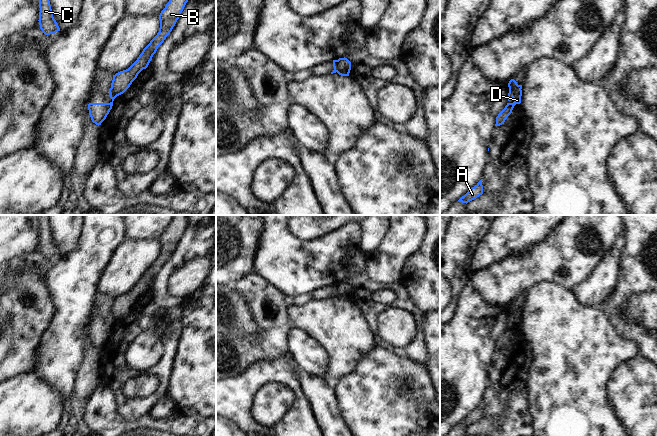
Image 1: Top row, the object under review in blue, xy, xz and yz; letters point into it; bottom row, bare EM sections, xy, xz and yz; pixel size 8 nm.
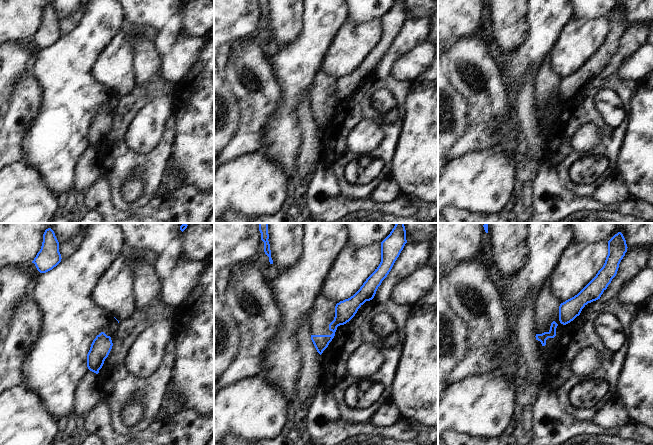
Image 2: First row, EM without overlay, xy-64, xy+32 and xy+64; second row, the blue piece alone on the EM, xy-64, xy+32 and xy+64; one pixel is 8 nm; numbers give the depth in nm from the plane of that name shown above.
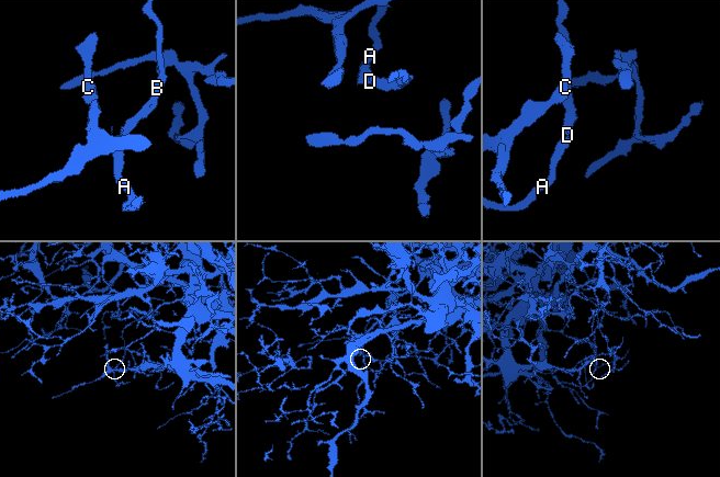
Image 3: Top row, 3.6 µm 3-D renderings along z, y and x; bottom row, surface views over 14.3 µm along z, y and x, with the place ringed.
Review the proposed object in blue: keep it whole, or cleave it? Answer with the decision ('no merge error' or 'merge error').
merge error

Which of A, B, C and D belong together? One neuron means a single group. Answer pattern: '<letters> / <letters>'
A D / B C

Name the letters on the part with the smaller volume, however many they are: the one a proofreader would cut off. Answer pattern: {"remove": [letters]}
{"remove": ["A", "D"]}

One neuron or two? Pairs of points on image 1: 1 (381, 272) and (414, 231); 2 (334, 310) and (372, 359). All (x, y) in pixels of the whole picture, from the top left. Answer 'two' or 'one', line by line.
1: one
2: two

